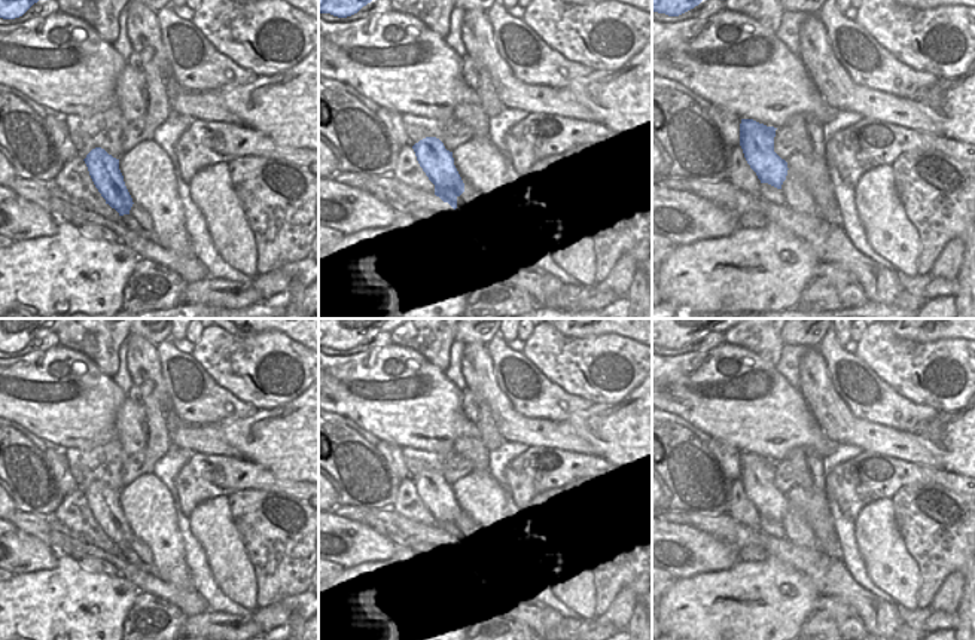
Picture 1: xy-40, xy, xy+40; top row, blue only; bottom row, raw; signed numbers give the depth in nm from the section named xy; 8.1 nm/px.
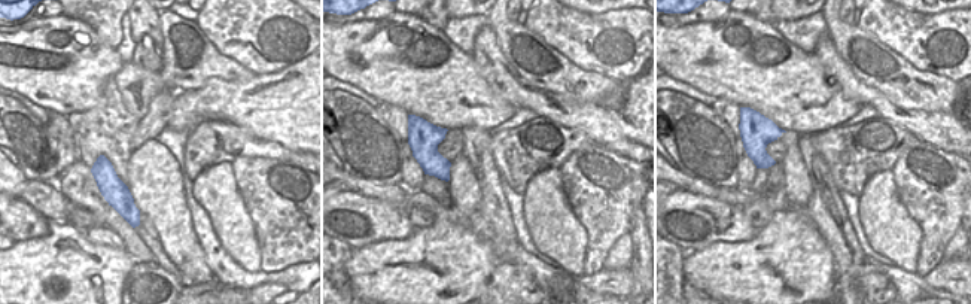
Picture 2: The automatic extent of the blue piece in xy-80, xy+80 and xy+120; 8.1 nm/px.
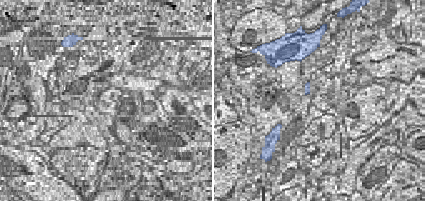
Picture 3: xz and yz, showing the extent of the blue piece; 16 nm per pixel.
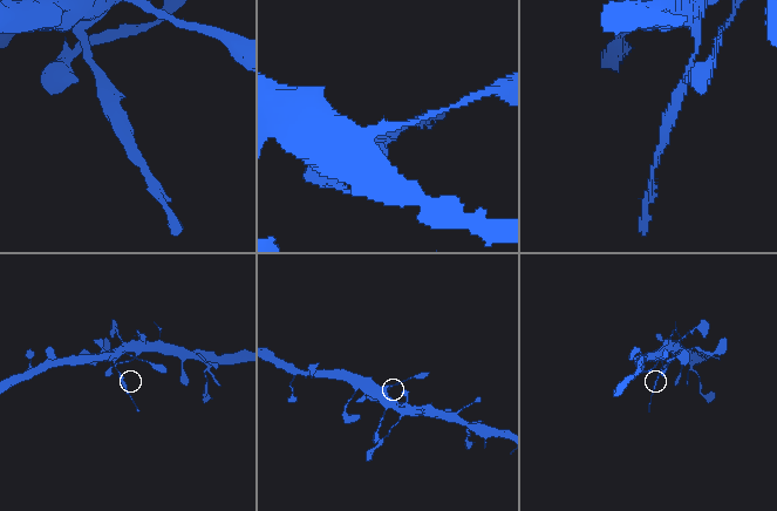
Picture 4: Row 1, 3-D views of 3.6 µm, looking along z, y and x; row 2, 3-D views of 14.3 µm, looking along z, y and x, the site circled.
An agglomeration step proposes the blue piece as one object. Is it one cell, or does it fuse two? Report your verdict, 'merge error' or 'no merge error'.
merge error

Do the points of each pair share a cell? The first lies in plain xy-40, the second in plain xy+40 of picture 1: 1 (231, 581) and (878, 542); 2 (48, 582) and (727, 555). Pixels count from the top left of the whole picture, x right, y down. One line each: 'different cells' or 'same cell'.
1: same cell
2: different cells

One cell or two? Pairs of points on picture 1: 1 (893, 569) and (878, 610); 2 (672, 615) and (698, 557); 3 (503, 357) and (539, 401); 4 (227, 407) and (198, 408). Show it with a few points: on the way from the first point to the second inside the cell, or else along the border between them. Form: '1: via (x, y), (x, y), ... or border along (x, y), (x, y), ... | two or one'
1: border along (895, 602), (898, 606) | two
2: border along (724, 569), (679, 579) | two
3: via (511, 368), (529, 390) | one
4: via (219, 407), (206, 407) | one

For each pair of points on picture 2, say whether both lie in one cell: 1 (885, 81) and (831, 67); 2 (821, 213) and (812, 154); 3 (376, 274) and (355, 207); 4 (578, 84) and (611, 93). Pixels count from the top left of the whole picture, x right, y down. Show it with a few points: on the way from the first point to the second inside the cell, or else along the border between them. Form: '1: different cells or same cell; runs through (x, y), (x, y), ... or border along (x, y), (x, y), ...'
1: different cells; border along (834, 43), (840, 58), (849, 69), (882, 94)
2: same cell; runs through (821, 198), (821, 178), (816, 169)
3: different cells; border along (401, 239), (376, 240), (353, 251)
4: same cell; runs through (586, 88), (603, 91)

